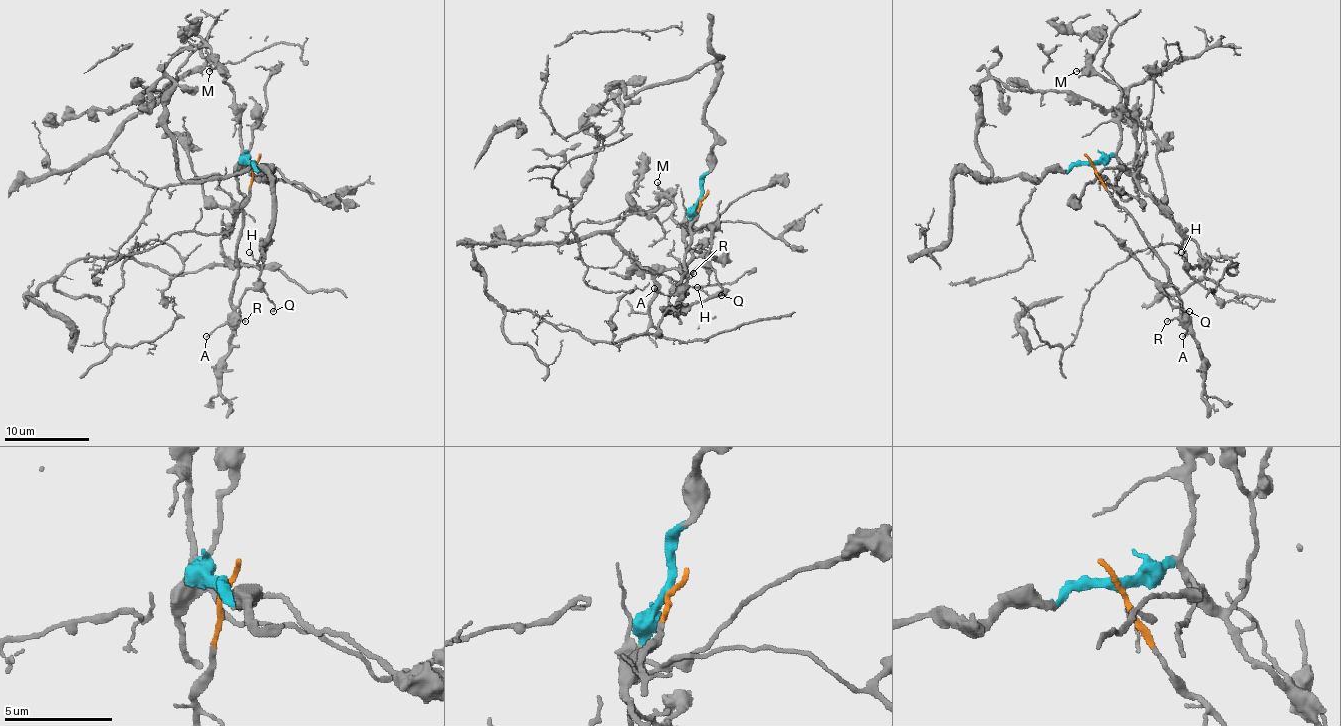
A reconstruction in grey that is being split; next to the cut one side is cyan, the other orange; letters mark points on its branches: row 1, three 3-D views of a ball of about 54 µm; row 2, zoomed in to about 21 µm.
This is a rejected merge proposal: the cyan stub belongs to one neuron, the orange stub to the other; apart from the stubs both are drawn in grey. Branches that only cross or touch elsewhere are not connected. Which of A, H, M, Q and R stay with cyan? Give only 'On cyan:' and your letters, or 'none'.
On cyan: H, M

